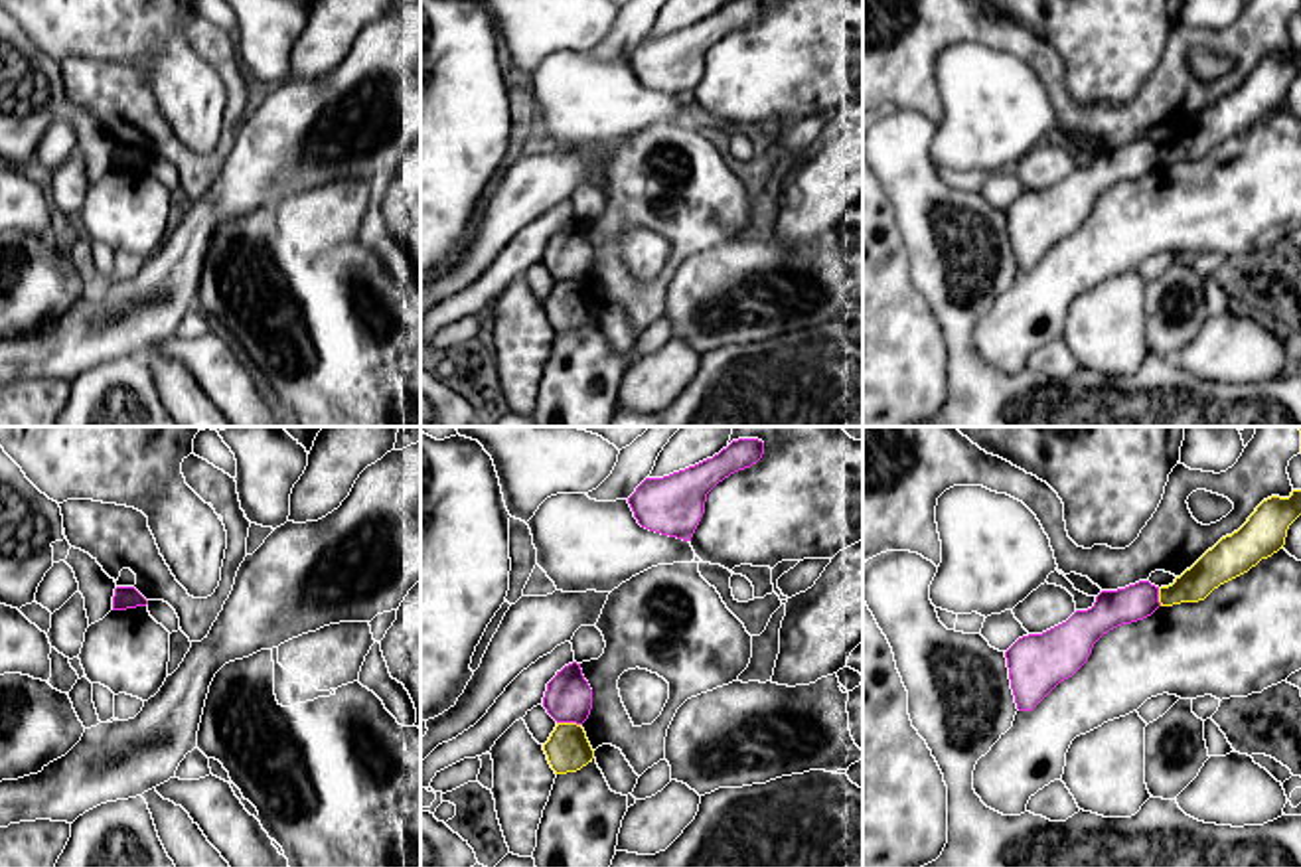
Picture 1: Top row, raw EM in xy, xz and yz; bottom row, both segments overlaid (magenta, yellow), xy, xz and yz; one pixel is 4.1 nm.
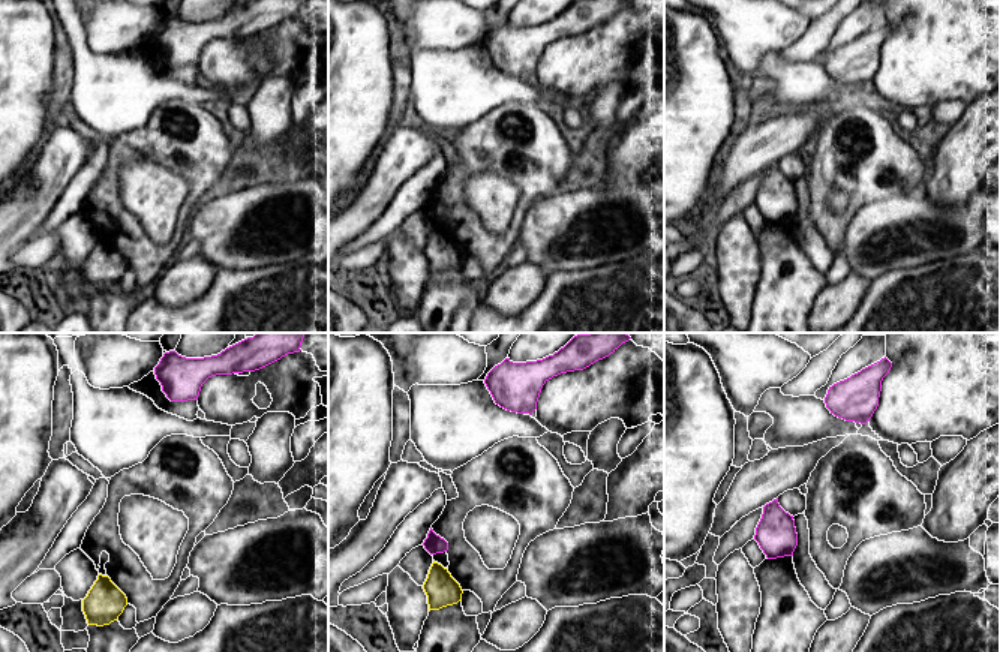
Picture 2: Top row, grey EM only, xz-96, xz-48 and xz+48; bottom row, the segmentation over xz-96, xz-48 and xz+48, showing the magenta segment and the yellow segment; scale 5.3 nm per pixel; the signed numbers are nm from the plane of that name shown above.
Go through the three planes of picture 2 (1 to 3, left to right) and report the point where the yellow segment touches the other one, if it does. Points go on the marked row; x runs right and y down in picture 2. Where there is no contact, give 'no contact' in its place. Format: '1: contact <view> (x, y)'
1: no contact
2: no contact
3: no contact

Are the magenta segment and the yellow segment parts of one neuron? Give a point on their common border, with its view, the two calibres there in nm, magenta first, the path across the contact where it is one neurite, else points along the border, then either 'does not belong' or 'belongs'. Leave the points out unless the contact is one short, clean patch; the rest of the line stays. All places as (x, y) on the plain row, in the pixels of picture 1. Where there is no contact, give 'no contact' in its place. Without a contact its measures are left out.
contact xz (569, 279); calibres 190 and 180 nm; border xz (557, 279), (575, 279), (579, 283); does not belong

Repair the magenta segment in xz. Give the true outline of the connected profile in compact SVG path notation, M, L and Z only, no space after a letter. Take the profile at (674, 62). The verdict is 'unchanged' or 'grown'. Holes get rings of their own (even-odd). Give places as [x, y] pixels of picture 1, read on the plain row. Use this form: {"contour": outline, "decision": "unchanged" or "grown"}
{"contour": "M730 0L713 16L663 36L646 36L628 55L638 81L650 89L691 99L707 51L730 32L750 26L764 12L764 0Z", "decision": "unchanged"}

